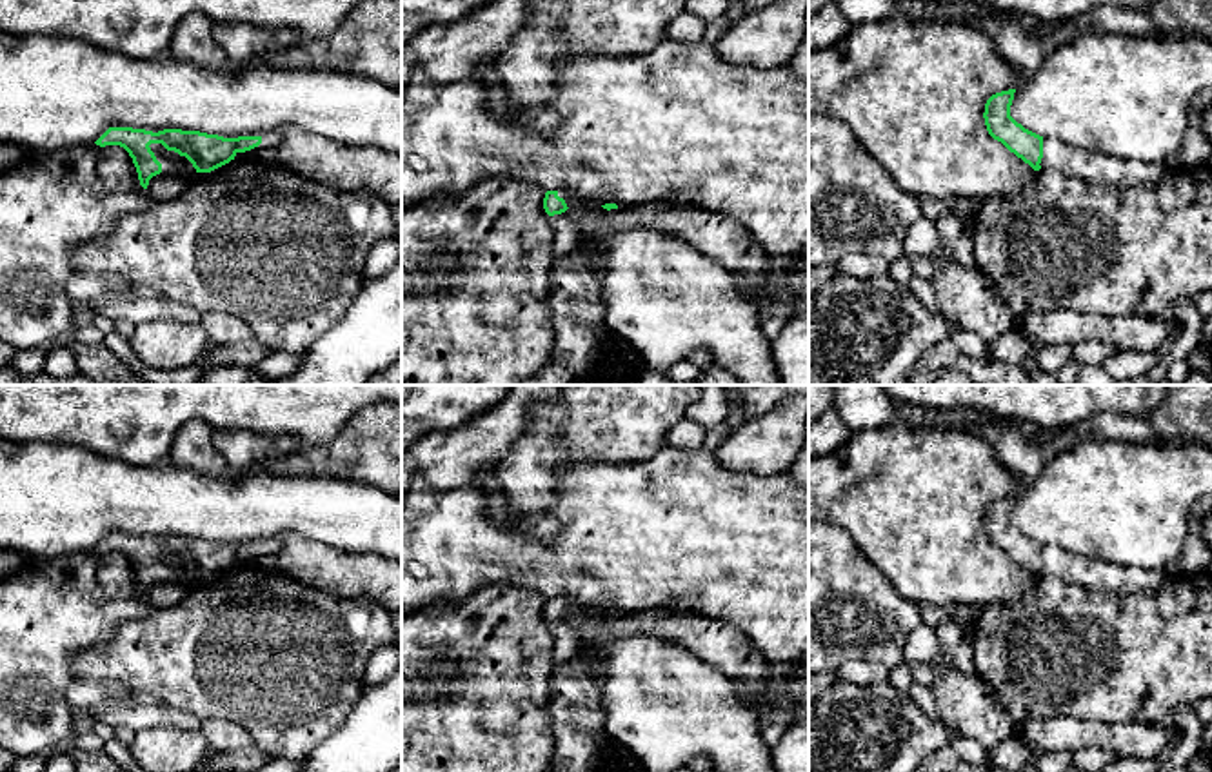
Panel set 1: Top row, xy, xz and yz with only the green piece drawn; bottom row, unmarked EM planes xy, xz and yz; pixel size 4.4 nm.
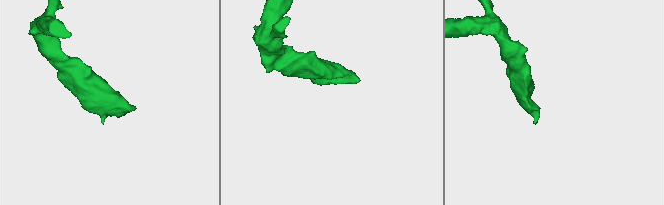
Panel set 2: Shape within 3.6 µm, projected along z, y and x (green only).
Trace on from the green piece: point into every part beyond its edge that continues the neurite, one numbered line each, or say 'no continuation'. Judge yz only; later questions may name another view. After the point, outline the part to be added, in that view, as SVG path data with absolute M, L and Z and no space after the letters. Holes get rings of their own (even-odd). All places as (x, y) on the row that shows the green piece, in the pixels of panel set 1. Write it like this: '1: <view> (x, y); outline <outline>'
1: yz (1074, 162); outline M1043 138L1041 169L1058 171L1087 183L1114 185L1118 189L1156 187L1167 174L1165 162L1123 160L1068 145L1058 138Z

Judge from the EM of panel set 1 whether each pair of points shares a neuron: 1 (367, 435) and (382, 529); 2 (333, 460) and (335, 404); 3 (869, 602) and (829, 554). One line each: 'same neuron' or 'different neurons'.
1: different neurons
2: different neurons
3: same neuron

